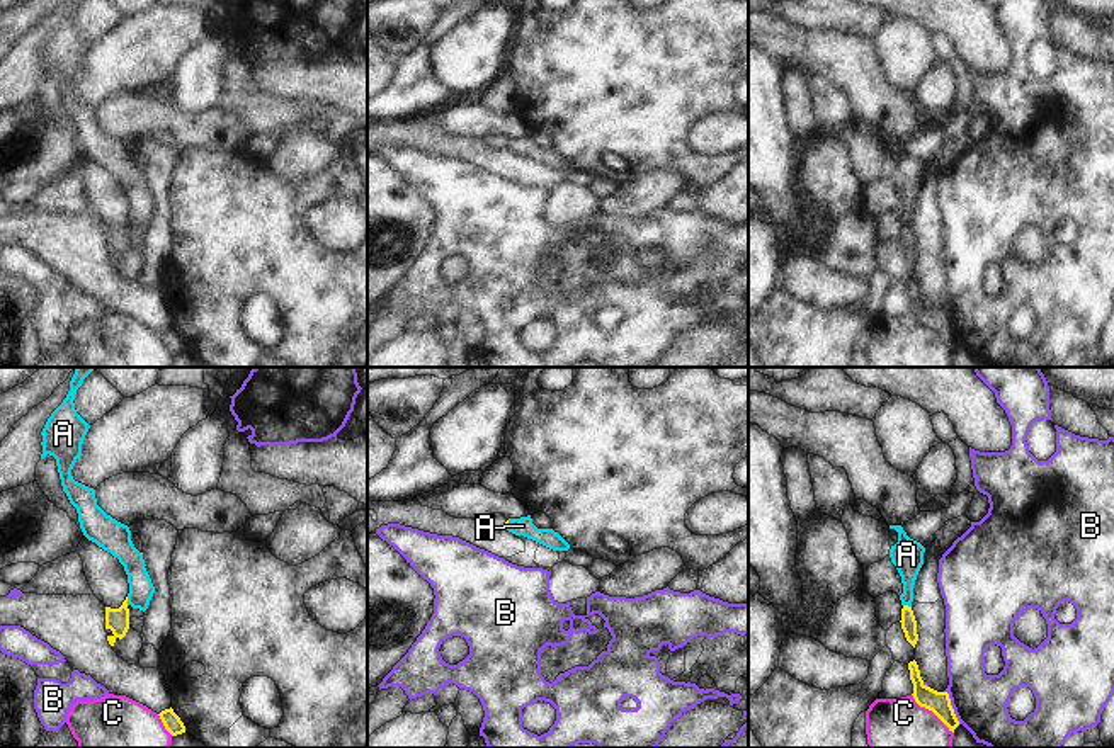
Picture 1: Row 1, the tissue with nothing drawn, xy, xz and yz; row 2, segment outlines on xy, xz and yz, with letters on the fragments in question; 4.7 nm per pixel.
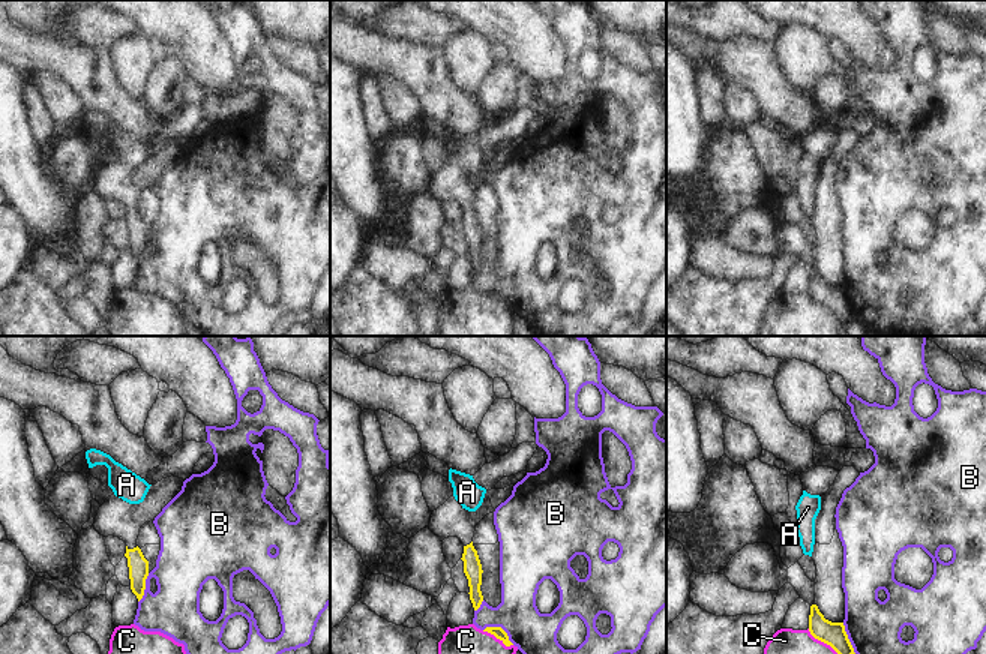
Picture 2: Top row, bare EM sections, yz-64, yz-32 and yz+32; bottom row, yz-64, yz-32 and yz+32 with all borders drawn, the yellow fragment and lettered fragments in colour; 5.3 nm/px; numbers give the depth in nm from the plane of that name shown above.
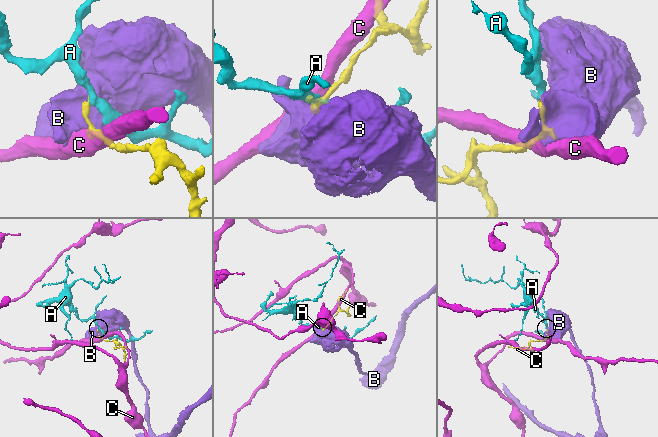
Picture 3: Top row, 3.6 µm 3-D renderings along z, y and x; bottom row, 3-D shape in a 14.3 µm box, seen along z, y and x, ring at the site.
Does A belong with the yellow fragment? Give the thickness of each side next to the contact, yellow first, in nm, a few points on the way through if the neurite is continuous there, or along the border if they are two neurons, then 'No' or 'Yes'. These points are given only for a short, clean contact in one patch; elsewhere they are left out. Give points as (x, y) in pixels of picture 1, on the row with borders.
Thickness 110 nm (yellow) against 120 nm. Boundary: xy (126, 597), (128, 604). No.

